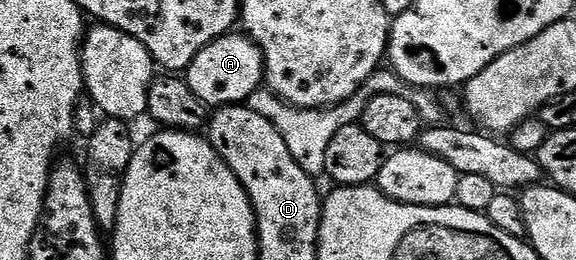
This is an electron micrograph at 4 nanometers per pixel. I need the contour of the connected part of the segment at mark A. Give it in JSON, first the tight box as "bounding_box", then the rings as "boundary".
{"bounding_box":[185,31,264,107],"boundary":[[[232,31],[209,43],[195,56],[191,66],[185,70],[185,80],[203,105],[222,107],[244,104],[264,84],[263,52],[250,37]]]}

